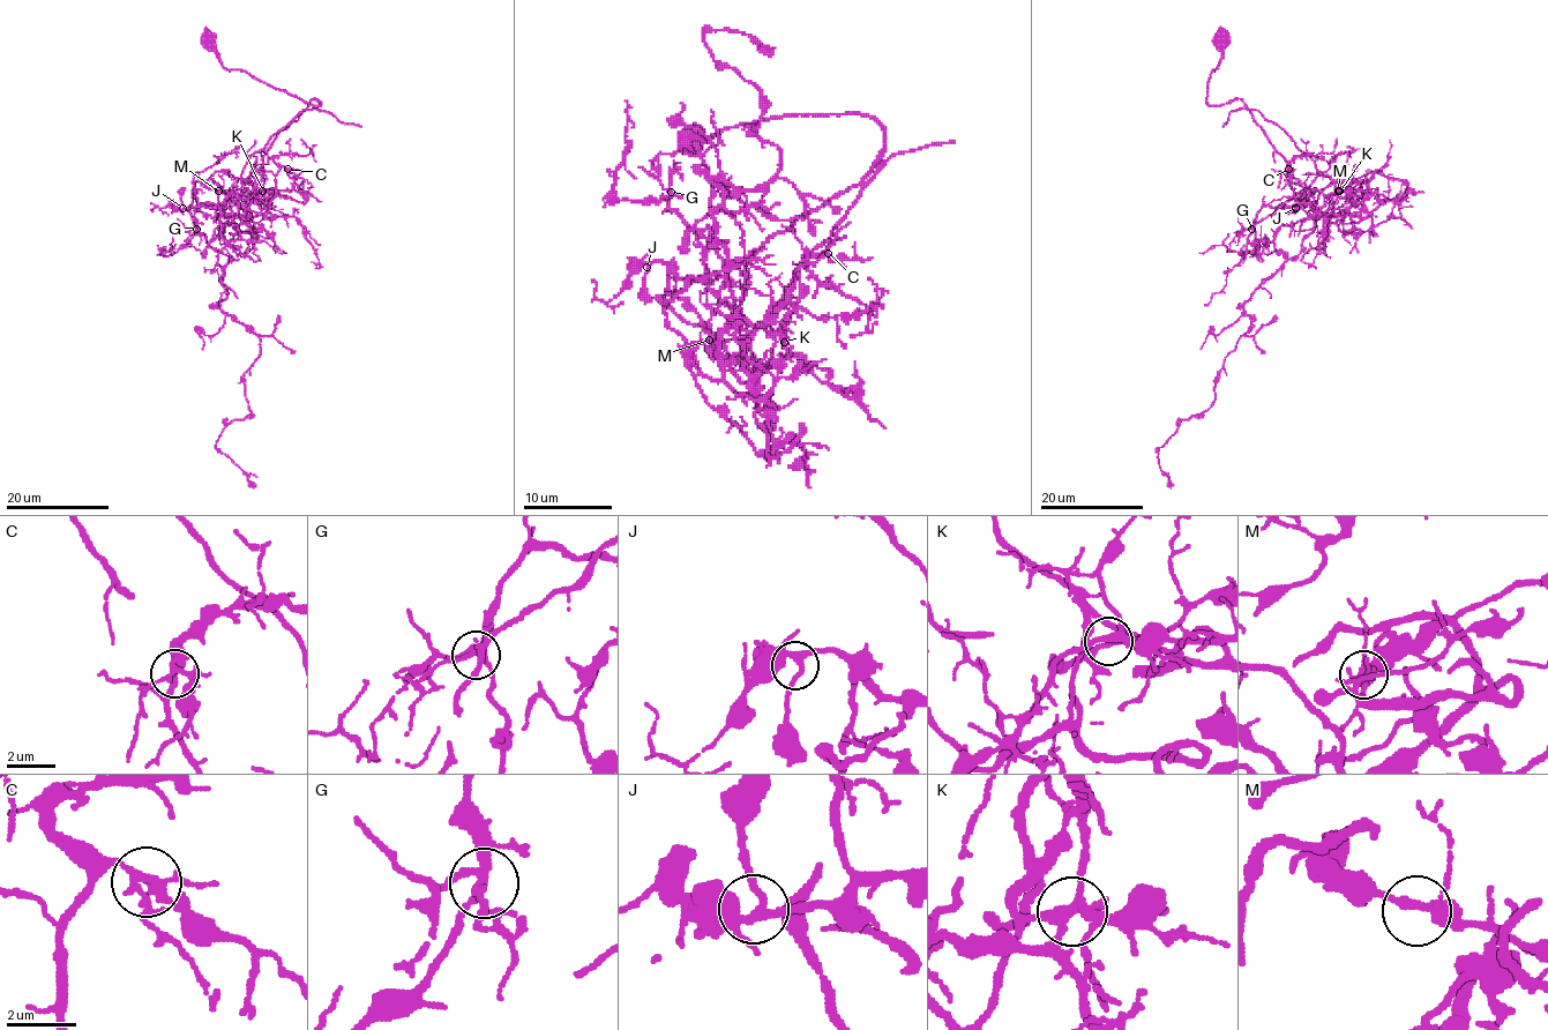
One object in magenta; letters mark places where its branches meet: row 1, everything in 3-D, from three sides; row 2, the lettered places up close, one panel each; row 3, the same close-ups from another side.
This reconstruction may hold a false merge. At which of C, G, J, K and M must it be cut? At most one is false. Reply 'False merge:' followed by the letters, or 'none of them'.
False merge: K

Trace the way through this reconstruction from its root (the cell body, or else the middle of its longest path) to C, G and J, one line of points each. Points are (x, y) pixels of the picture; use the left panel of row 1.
C: (209, 40), (225, 67), (320, 104), (277, 134), (248, 208), (263, 218), (275, 174), (288, 169)
G: (209, 40), (225, 67), (320, 105), (314, 98), (251, 156), (239, 189), (216, 208), (195, 208), (196, 229)
J: (209, 40), (225, 67), (320, 105), (314, 98), (256, 151), (242, 171), (241, 187), (223, 202), (182, 208)

